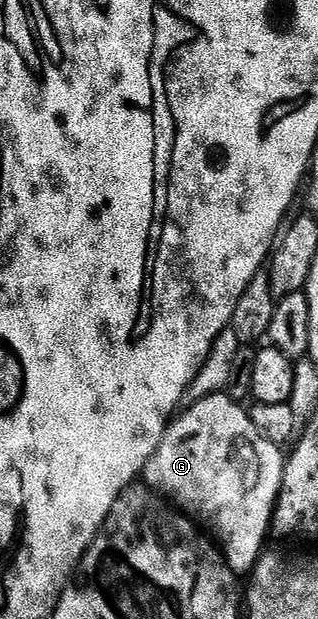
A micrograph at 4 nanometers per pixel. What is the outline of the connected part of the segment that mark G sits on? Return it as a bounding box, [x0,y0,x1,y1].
[144,393,283,577]

